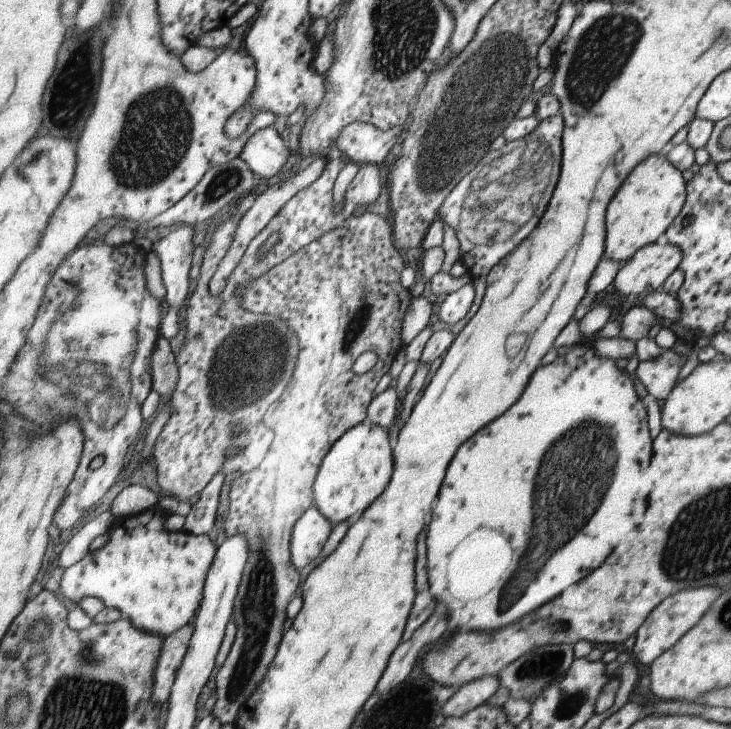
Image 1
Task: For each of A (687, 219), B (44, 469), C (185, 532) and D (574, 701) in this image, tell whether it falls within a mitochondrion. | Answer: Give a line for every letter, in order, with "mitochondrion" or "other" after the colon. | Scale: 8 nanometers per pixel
A: other
B: other
C: other
D: mitochondrion

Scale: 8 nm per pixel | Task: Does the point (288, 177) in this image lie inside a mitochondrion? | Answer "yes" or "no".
no

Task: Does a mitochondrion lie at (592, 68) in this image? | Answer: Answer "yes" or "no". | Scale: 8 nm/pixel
yes

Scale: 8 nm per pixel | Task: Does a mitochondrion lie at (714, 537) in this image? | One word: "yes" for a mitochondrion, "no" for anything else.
yes

